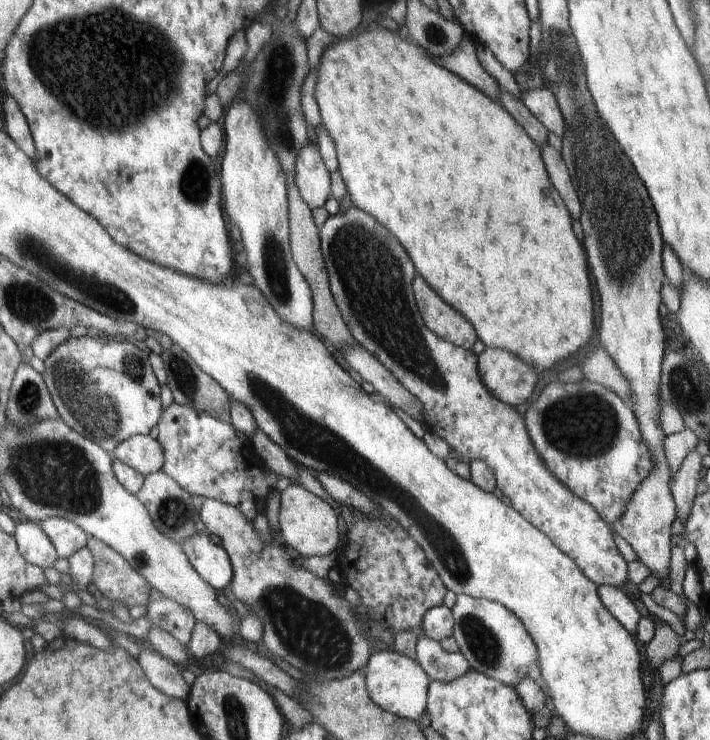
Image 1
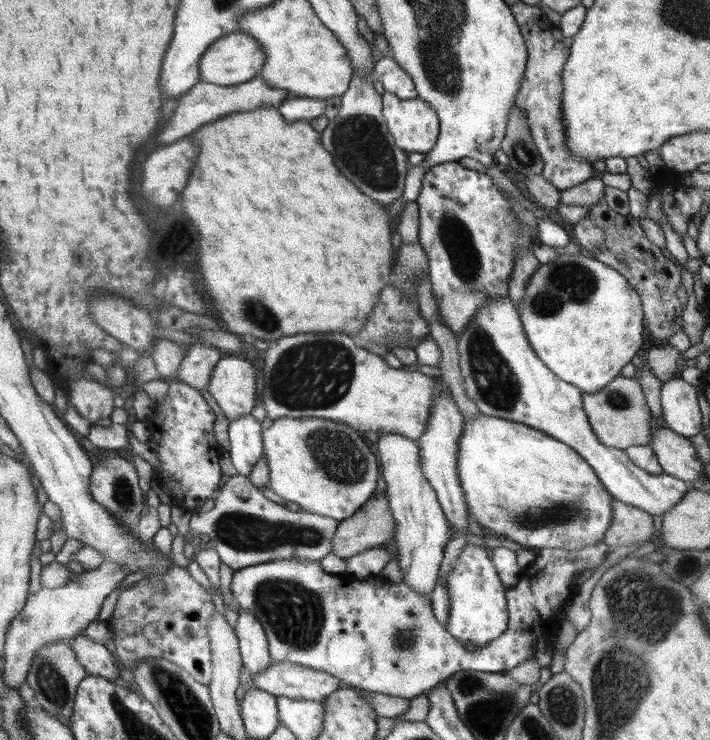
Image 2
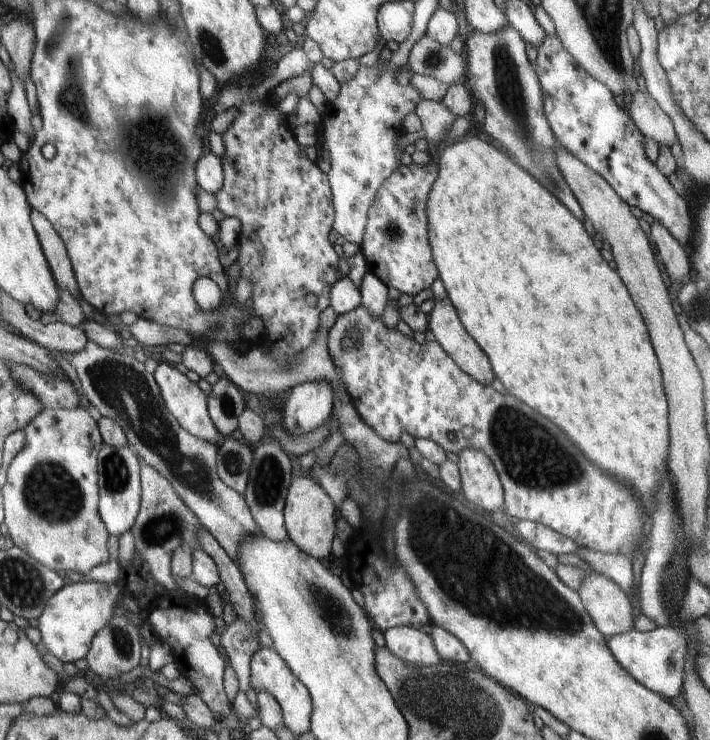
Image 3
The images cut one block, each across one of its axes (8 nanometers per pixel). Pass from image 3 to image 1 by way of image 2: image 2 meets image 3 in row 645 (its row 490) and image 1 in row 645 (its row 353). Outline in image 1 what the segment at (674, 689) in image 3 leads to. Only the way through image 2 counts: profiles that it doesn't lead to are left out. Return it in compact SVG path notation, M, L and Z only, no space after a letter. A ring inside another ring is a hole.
M464 594L456 596L456 602L451 611L454 621L454 640L472 669L512 688L516 688L524 678L530 682L536 682L538 688L542 688L544 692L545 707L553 714L555 713L554 704L548 696L548 688L540 676L538 650L536 650L534 640L530 638L524 624L515 614L500 603L476 599Z

